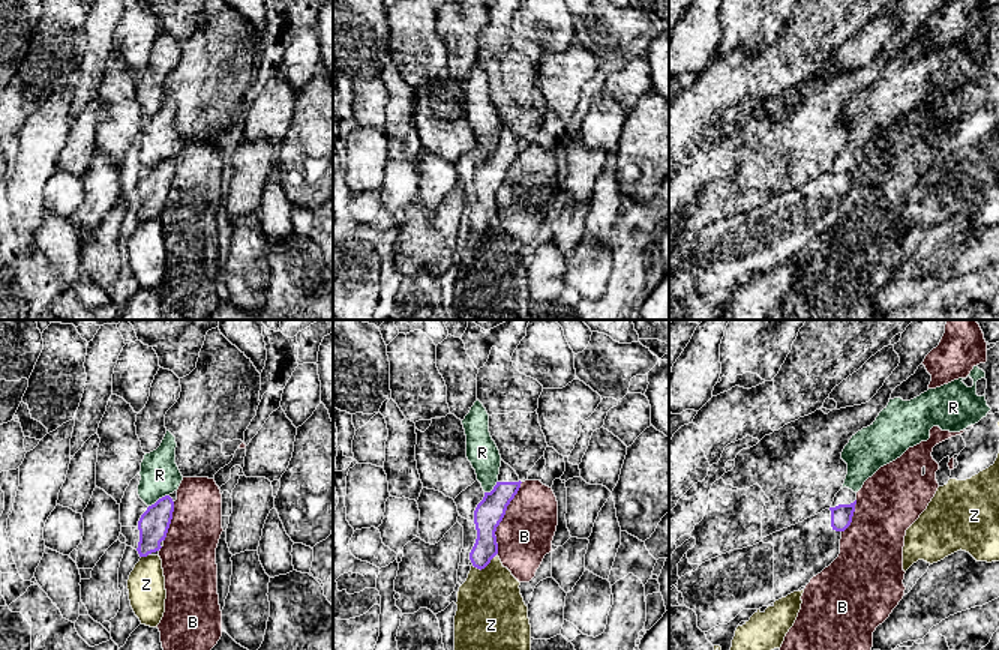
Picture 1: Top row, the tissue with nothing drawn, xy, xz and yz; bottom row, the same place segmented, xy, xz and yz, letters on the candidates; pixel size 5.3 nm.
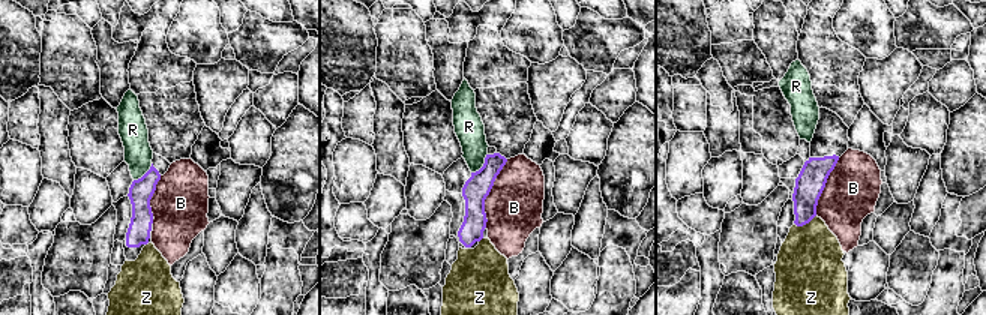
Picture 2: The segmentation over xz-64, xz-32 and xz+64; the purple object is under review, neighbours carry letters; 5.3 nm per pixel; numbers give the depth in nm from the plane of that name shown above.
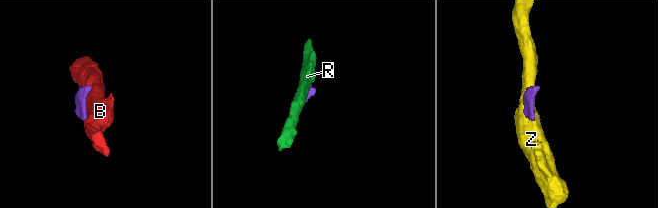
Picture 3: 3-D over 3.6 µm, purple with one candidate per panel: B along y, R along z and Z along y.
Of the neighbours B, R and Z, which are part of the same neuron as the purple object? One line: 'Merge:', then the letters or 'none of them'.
Merge: none of them

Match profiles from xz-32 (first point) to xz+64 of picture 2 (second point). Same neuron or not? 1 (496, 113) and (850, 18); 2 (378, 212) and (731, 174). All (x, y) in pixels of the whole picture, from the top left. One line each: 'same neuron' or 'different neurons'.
1: different neurons
2: same neuron

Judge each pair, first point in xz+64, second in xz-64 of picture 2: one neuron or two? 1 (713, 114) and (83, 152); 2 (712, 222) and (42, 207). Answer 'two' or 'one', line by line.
1: two
2: two

